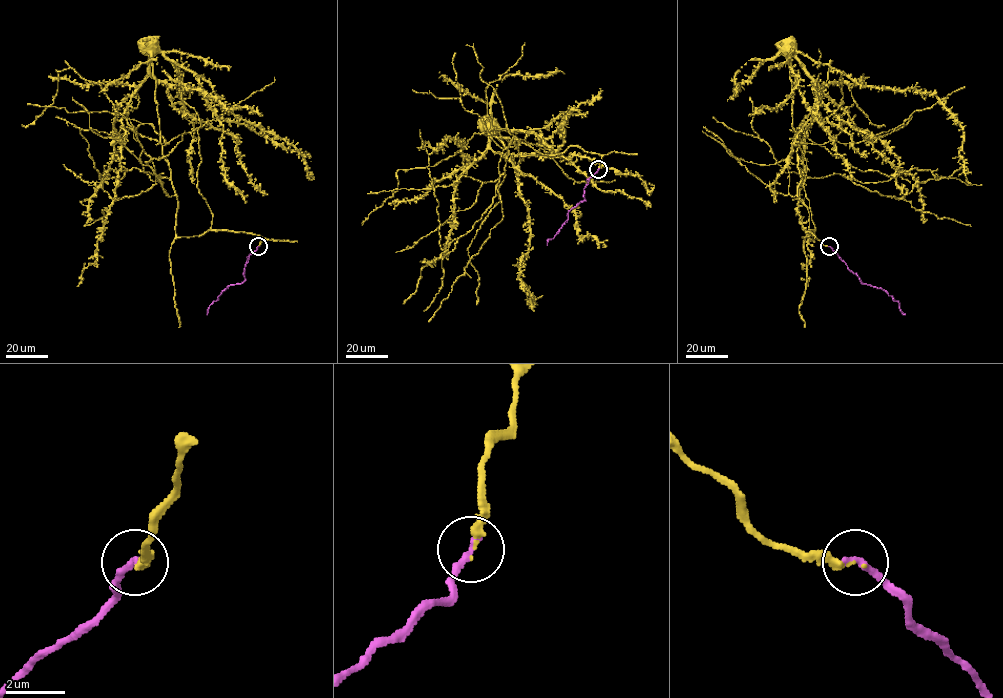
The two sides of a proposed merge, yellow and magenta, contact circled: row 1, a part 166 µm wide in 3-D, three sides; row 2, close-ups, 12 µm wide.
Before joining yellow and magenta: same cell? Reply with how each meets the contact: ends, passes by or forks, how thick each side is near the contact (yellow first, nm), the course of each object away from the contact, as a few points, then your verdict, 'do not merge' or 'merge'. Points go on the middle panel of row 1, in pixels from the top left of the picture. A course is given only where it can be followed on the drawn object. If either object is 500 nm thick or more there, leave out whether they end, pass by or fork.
yellow ends | magenta ends | 240/280 nm | yellow via (599, 169), (601, 155), (575, 146), (554, 155), (523, 143), (516, 149), (516, 137), (502, 138), (486, 121) | magenta via (599, 169), (584, 189), (584, 200), (568, 212), (566, 221), (547, 245) | merge

